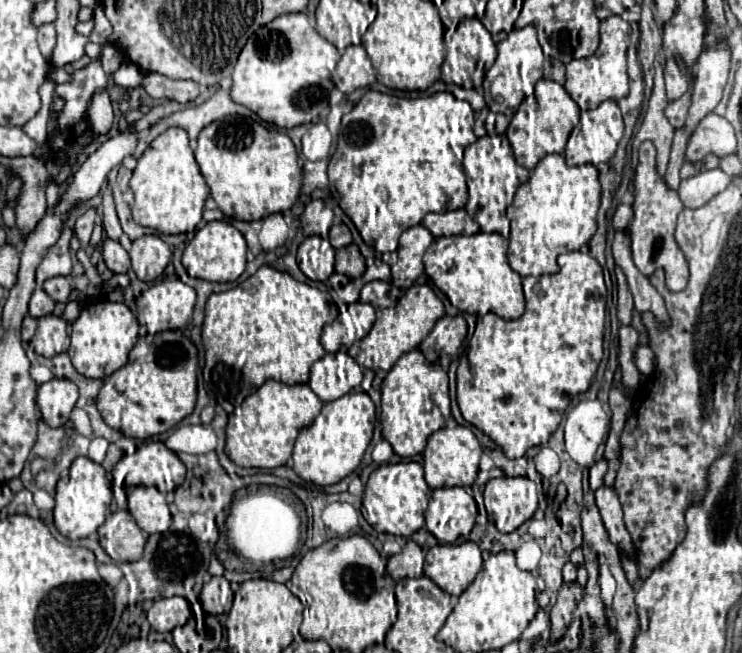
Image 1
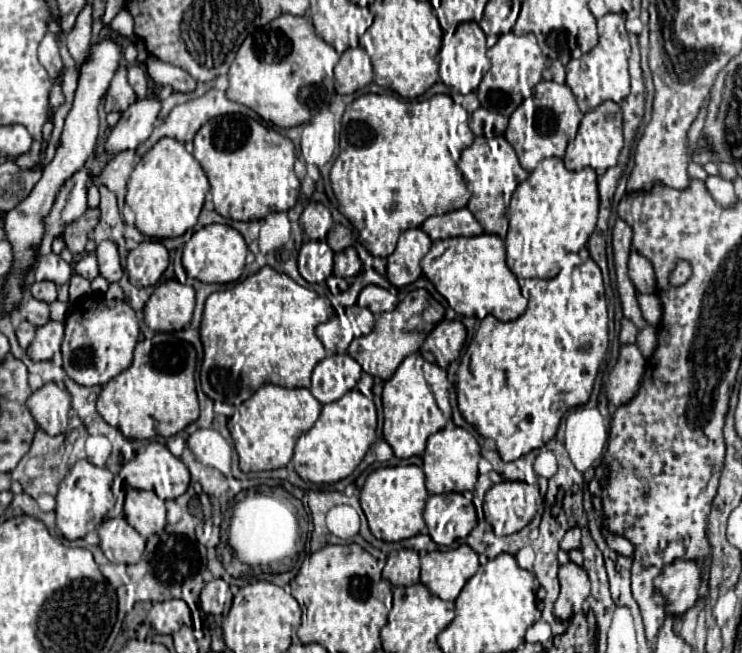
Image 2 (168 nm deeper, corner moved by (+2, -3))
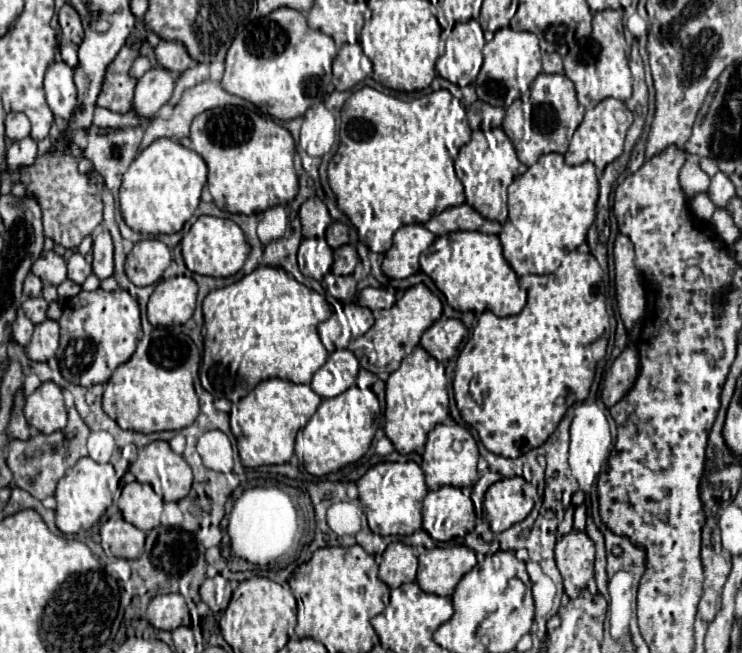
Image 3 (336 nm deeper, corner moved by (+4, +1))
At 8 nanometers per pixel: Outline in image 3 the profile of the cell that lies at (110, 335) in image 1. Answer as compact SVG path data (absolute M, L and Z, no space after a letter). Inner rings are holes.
M102 288L94 292L80 290L64 304L58 326L60 348L56 352L56 358L60 372L66 382L78 386L106 384L112 372L130 360L142 336L138 300L122 288L114 292L104 292Z

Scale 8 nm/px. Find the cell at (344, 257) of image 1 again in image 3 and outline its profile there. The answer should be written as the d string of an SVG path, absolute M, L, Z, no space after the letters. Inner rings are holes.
M352 244L340 246L334 250L334 266L331 272L337 276L346 276L354 272L358 264L358 254L356 248Z

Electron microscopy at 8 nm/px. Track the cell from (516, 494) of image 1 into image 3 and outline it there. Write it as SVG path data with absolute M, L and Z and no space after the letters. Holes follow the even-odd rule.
M520 476L494 482L484 496L483 510L492 532L508 530L522 522L534 508L536 487Z

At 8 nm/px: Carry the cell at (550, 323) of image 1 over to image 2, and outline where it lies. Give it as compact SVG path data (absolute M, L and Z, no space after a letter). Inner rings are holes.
M566 254L560 260L558 276L547 280L526 279L521 284L521 292L528 299L524 314L512 322L500 322L494 316L486 316L474 334L460 366L460 374L466 370L468 378L460 378L460 374L456 374L460 414L480 436L494 440L504 462L518 460L522 454L548 444L556 436L564 412L588 402L598 366L608 350L604 284L600 268L592 258Z

